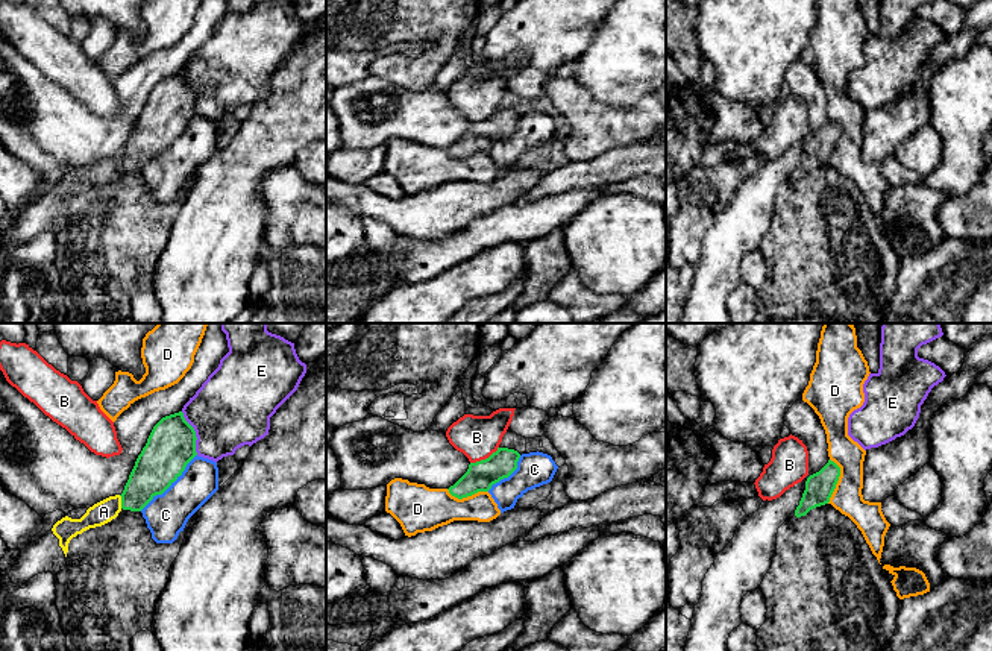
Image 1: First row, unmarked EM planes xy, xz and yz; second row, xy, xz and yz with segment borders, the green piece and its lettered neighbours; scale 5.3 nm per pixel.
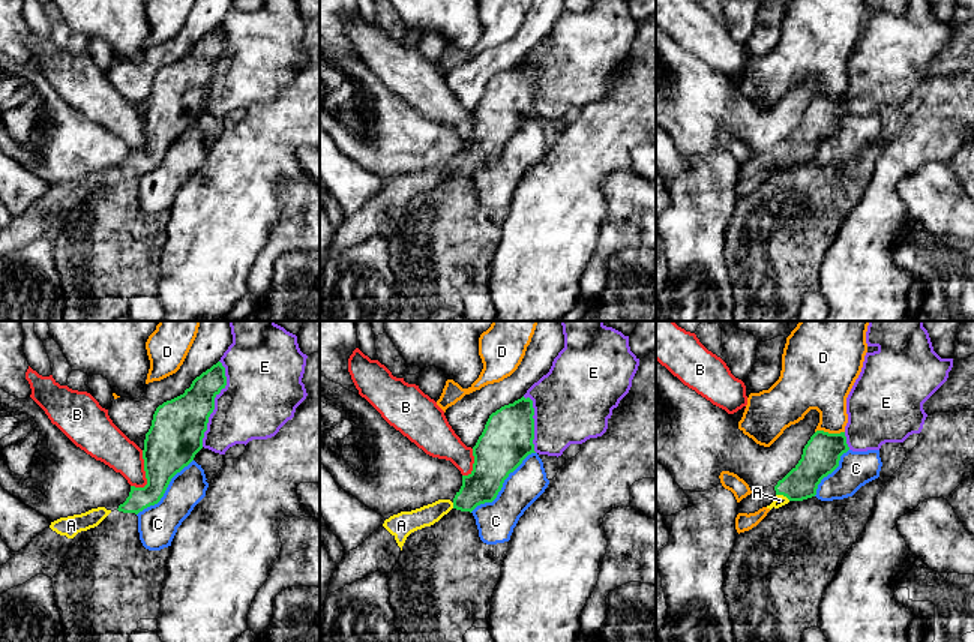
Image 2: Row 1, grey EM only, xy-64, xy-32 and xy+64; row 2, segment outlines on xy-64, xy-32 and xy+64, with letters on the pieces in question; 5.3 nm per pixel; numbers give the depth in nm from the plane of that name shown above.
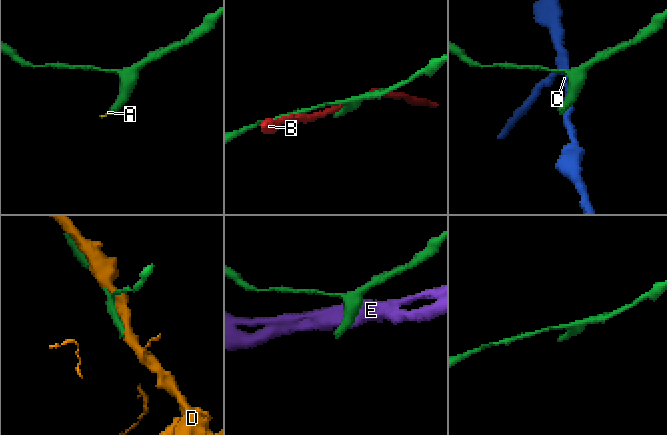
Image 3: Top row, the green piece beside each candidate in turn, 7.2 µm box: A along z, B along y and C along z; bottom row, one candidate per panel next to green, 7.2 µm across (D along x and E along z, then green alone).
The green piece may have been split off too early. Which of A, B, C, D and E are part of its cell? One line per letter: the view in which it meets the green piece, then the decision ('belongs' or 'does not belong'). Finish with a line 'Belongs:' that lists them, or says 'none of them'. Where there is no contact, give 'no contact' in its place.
A: contact in xy; belongs
B: contact in xz; does not belong
C: contact in xy; does not belong
D: contact in yz; does not belong
E: contact in xy; does not belong
Belongs: A

